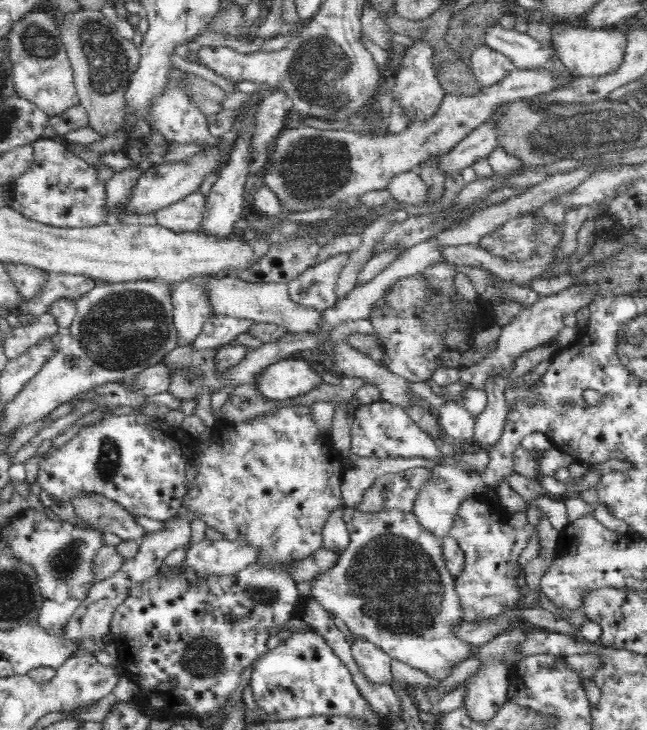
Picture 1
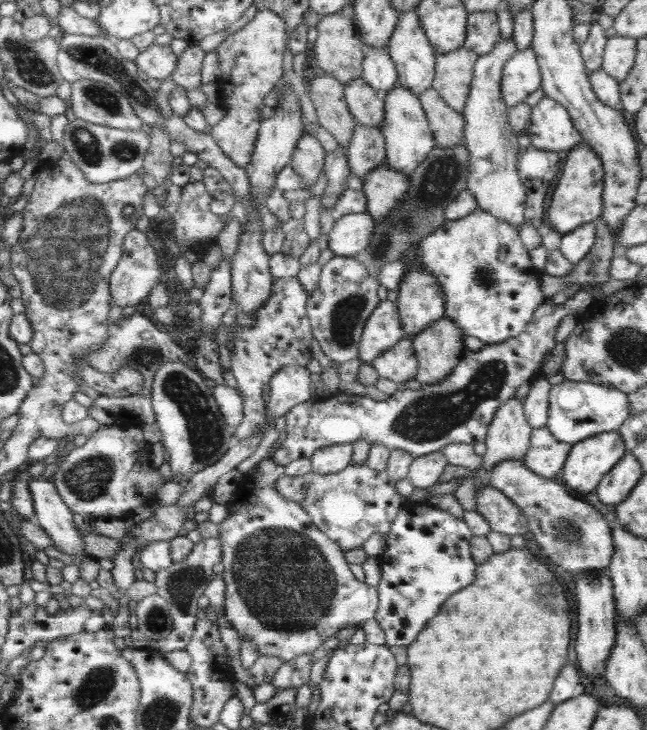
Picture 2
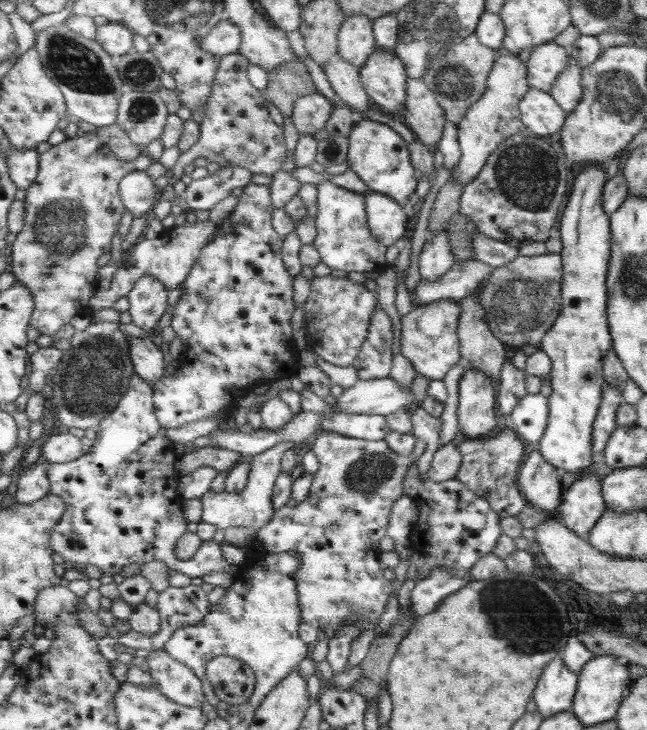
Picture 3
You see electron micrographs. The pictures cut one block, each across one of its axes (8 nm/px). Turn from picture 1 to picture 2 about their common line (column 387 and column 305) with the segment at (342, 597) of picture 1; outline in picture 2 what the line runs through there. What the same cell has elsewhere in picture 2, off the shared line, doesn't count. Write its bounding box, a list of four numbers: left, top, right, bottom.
[218,458,381,662]

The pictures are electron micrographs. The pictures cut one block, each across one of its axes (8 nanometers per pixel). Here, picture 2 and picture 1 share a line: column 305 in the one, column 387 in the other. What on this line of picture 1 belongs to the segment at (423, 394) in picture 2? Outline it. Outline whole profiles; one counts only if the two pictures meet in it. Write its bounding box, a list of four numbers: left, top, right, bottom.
[351,400,446,465]

